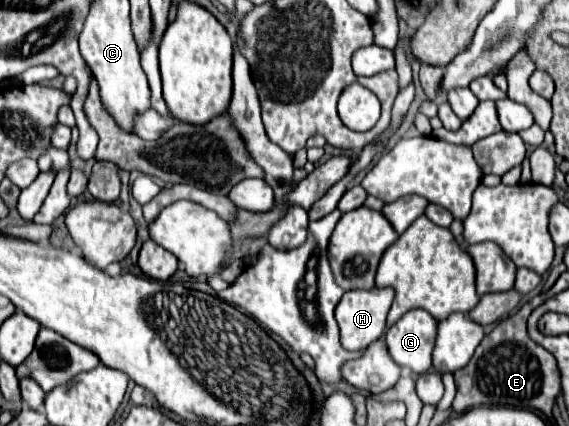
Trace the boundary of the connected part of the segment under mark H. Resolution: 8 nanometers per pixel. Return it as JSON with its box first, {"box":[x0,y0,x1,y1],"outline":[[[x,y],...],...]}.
{"box":[335,288,393,350],"outline":[[[371,288],[371,290],[349,290],[343,294],[335,308],[335,320],[341,330],[341,344],[347,350],[363,350],[385,332],[387,312],[393,304],[393,288]]]}

